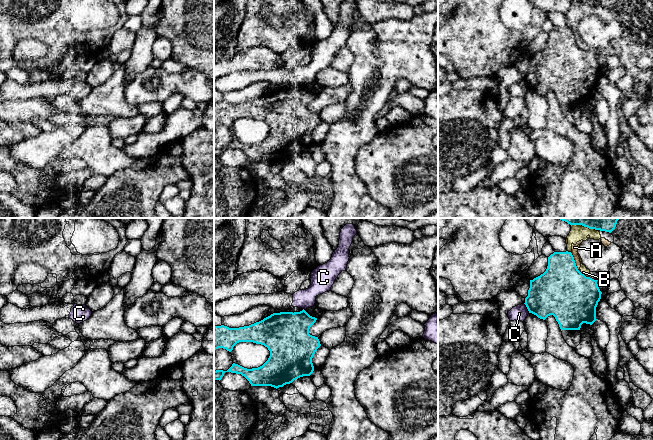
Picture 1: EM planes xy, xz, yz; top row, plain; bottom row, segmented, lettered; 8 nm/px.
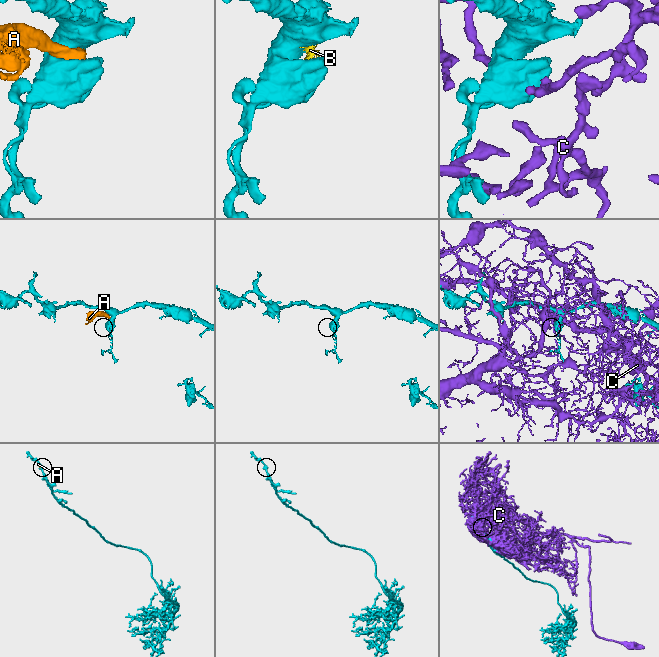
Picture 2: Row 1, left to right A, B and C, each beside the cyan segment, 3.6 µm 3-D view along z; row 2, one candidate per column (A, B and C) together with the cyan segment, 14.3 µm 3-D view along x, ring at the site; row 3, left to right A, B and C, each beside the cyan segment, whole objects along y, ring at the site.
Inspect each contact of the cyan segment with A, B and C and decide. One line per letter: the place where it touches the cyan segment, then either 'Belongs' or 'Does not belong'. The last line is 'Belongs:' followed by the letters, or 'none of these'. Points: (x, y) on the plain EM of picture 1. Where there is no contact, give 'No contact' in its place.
A: Touches cyan at yz (575, 39). Does not belong
B: Touches cyan at yz (584, 2). Does not belong
C: Touches cyan at yz (527, 84). Does not belong
Belongs: none of these

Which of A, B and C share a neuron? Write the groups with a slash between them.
A B / C

